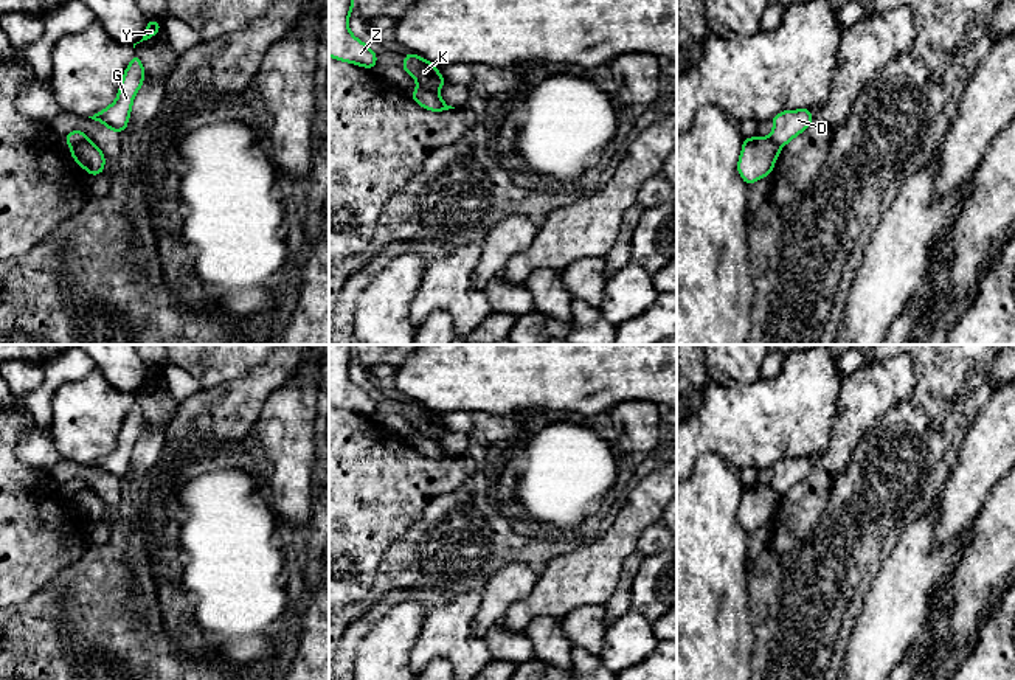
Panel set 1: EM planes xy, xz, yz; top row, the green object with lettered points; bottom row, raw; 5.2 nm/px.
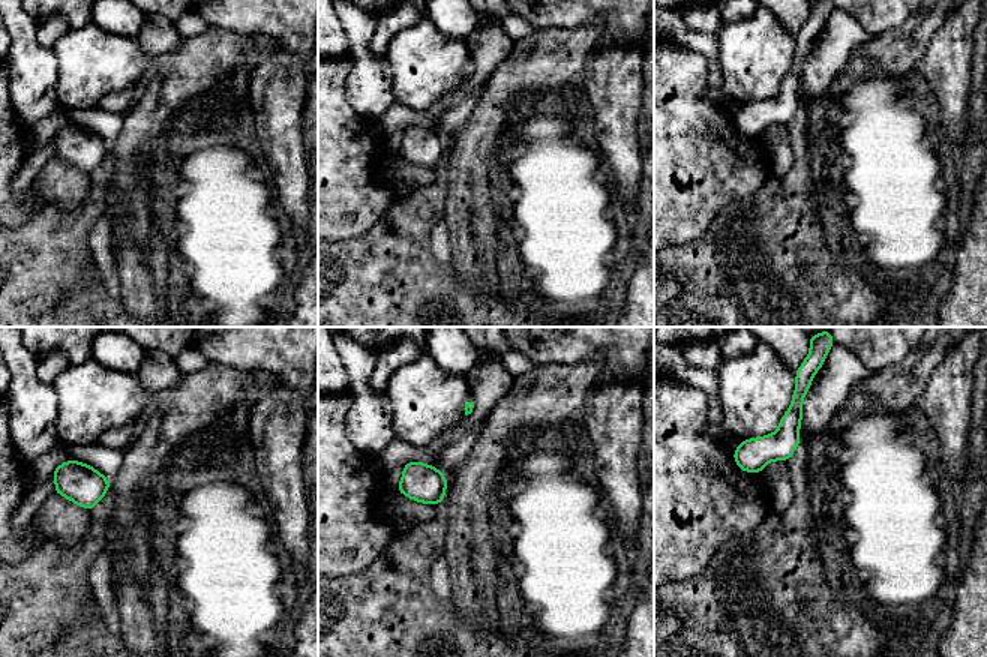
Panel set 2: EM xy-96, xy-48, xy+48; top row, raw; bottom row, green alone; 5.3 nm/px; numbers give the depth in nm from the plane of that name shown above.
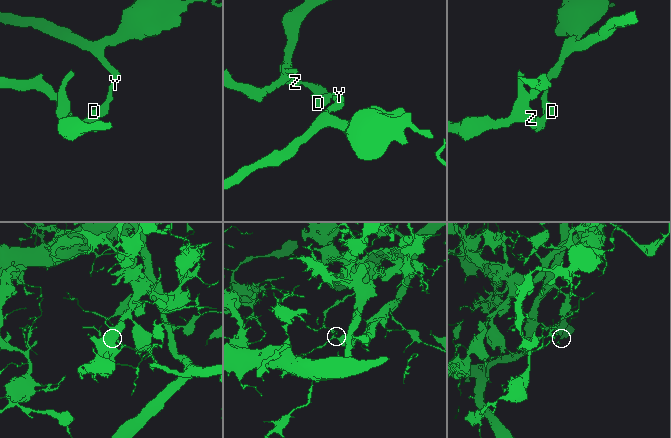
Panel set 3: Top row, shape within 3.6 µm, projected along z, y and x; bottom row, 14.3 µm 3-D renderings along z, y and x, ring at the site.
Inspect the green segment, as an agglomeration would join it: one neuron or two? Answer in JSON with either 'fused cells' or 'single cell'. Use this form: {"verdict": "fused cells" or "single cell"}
{"verdict": "fused cells"}

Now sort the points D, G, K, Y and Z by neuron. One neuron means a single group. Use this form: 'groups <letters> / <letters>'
groups D G Y / K Z

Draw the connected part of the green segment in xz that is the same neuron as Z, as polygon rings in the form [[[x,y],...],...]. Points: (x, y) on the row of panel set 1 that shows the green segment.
[[[329,0],[329,56],[365,68],[374,68],[376,53],[359,40],[348,26],[354,0]]]

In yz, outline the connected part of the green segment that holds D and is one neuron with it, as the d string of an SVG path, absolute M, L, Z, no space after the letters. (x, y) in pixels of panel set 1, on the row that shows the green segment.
M810 109L785 110L773 116L773 134L770 140L778 146L784 147L790 140L804 132L813 115Z

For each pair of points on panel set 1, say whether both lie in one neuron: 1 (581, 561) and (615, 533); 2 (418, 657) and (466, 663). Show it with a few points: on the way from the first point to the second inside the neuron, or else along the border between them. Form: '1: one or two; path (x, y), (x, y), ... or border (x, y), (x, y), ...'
1: one; path (588, 559), (607, 541)
2: one; path (430, 651), (453, 651)

